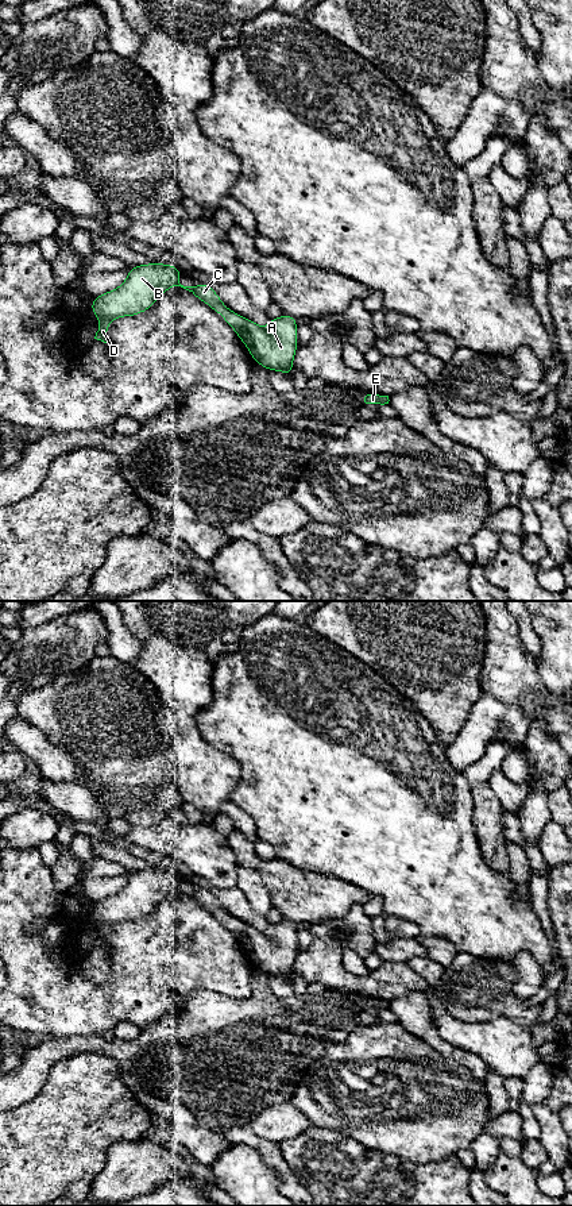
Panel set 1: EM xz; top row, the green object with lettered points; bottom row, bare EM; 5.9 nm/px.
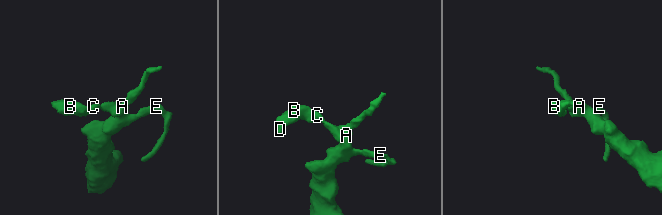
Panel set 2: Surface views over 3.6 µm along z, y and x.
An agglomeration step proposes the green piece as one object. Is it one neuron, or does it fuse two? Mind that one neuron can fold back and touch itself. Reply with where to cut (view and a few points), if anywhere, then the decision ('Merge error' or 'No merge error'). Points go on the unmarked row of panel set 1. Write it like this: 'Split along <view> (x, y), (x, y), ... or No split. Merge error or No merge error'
No split. No merge error

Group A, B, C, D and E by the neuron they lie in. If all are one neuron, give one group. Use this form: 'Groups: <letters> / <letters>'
Groups: A B C D E

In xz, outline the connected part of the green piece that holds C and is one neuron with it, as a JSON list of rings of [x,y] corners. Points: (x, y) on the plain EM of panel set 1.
[[[148,868],[148,870],[140,870],[140,871],[131,872],[128,881],[127,881],[127,885],[117,894],[113,894],[111,897],[107,897],[107,898],[93,903],[90,914],[98,922],[98,929],[100,929],[100,933],[97,935],[94,944],[108,948],[107,935],[109,932],[109,928],[113,924],[124,922],[124,921],[135,921],[138,918],[142,918],[142,917],[147,916],[148,913],[151,913],[152,909],[169,893],[181,891],[181,893],[192,897],[201,906],[206,908],[214,917],[223,920],[224,926],[227,926],[235,935],[235,937],[241,944],[241,947],[246,949],[246,952],[248,953],[251,962],[254,963],[254,966],[256,968],[266,972],[267,975],[273,975],[273,976],[278,975],[278,976],[282,976],[287,980],[291,980],[291,972],[294,971],[293,963],[297,956],[297,929],[295,929],[297,924],[295,922],[285,918],[283,921],[281,921],[278,924],[271,924],[267,932],[260,932],[256,928],[251,926],[250,924],[246,924],[246,922],[235,918],[229,913],[227,913],[224,910],[224,908],[220,905],[220,902],[217,901],[217,898],[210,893],[210,890],[200,889],[198,891],[183,891],[179,889],[179,885],[178,885],[179,881],[181,881],[181,875],[178,872],[171,871],[171,870],[165,870],[165,868]]]

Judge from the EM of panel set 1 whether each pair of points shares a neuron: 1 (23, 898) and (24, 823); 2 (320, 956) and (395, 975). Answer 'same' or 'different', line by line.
1: different
2: same

